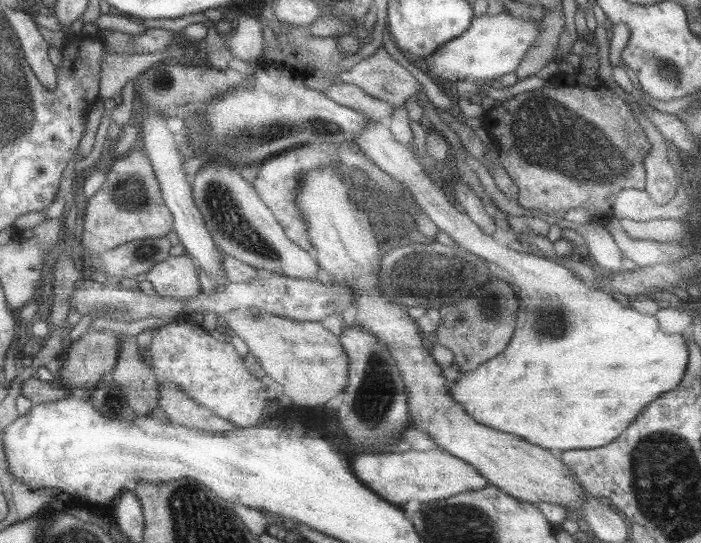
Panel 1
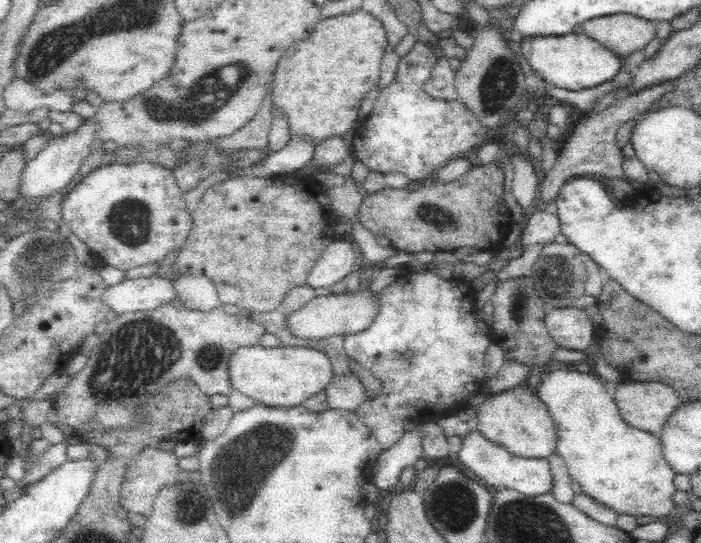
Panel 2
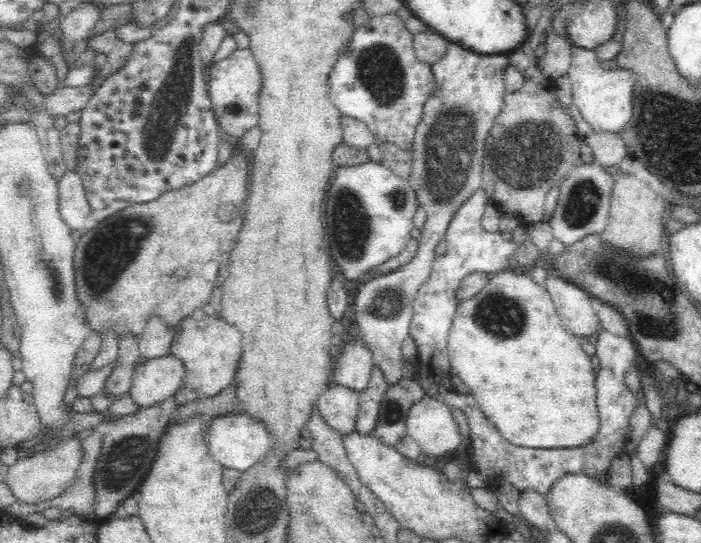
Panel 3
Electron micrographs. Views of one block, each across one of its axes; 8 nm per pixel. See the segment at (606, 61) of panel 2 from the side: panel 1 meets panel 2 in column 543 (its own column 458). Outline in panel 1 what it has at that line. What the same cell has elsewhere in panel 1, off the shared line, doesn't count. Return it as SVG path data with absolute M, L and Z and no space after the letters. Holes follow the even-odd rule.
M507 10L496 16L483 15L472 19L470 28L458 38L438 46L430 58L424 60L436 74L436 80L454 83L466 78L483 84L492 80L502 80L506 74L514 73L527 50L540 36L540 20L515 18Z

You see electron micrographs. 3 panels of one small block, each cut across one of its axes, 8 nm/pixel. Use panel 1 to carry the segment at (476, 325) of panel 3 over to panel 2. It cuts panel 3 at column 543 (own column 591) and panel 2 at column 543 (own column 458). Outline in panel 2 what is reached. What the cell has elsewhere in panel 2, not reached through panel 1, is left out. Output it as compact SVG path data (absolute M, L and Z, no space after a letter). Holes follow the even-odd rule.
M537 208L529 213L528 224L523 226L521 244L528 248L534 244L550 244L556 235L561 232L558 214L551 214ZM552 366L541 377L535 392L547 406L558 431L557 453L567 464L569 476L576 480L582 493L594 498L596 502L614 509L618 514L632 516L672 517L680 508L672 500L677 489L674 486L676 473L664 459L661 440L654 434L630 427L620 415L614 397L604 389L604 381L594 374L568 370Z

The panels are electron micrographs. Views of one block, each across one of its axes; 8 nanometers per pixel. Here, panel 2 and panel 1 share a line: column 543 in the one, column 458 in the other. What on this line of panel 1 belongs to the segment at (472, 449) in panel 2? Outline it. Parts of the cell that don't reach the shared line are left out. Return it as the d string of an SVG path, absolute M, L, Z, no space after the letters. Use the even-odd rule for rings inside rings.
M410 450L399 454L360 452L350 460L350 464L366 487L395 505L404 505L412 499L429 503L490 485L473 466L442 450Z

